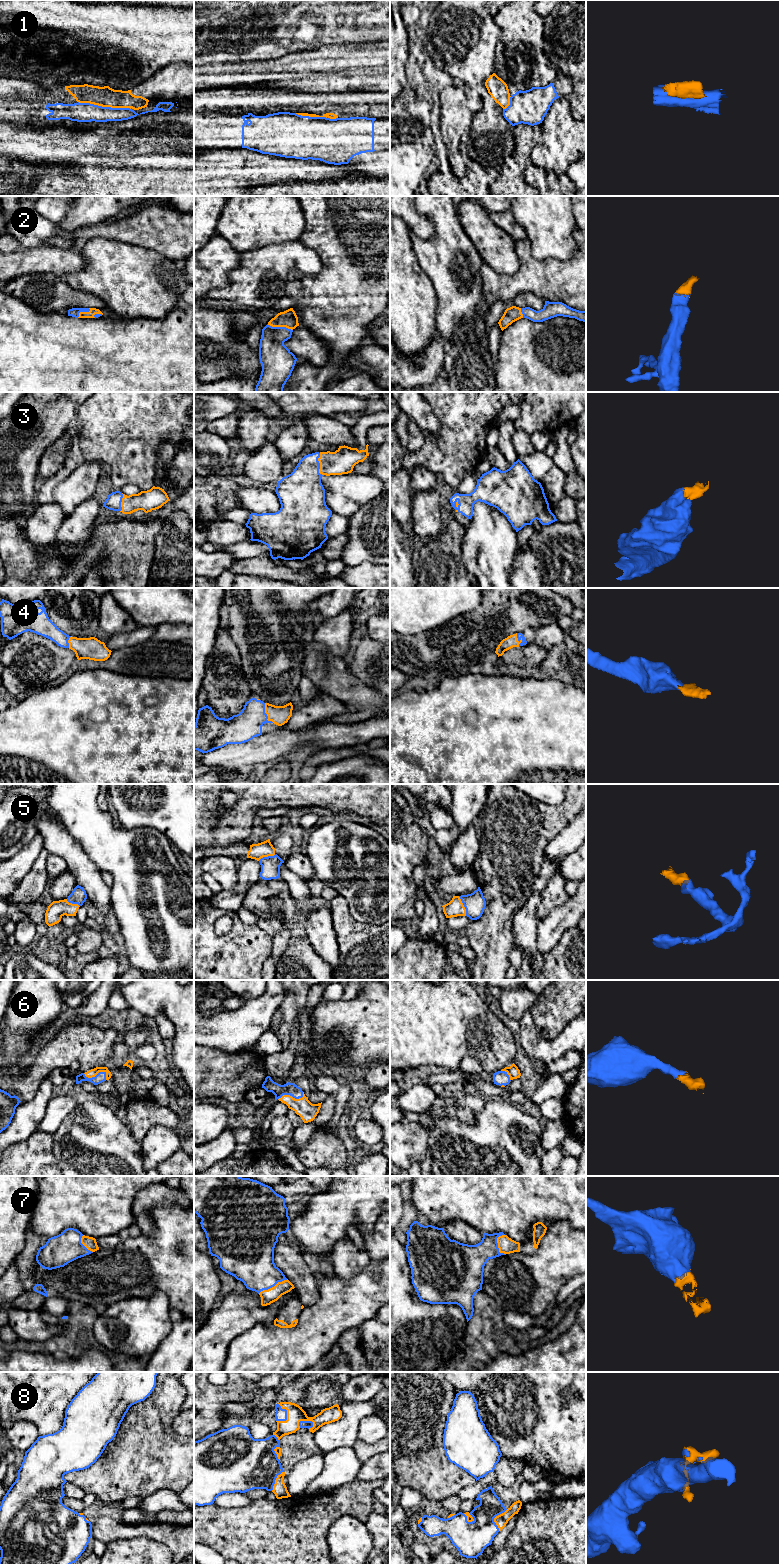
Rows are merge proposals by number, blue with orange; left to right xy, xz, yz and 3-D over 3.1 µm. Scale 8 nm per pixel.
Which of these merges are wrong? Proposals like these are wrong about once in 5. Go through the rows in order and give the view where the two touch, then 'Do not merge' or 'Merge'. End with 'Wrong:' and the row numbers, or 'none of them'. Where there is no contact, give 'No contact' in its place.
1: Touches blue in xy. Do not merge
2: Touches blue in xz. Merge
3: Touches blue in xz. Merge
4: Touches blue in xz. Merge
5: Touches blue in yz. Merge
6: Touches blue in xy. Merge
7: Touches blue in xz. Merge
8: Touches blue in xz. Merge
Wrong: 1

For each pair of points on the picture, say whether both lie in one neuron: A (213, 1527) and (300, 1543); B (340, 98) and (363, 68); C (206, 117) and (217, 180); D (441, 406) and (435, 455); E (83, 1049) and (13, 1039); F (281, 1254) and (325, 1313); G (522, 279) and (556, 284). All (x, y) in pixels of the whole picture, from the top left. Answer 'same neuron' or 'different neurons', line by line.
A: same neuron
B: different neurons
C: different neurons
D: same neuron
E: different neurons
F: different neurons
G: same neuron

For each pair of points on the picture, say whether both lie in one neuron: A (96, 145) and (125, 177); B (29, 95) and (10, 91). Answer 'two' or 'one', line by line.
A: two
B: one

